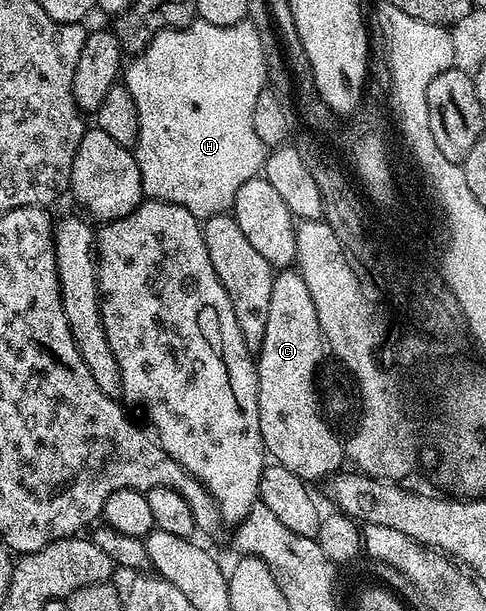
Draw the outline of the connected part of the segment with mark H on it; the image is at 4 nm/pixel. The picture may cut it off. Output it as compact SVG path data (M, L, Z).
M197 19L185 29L164 29L132 61L125 69L125 84L133 103L137 103L139 137L133 152L141 171L144 198L184 205L200 219L228 212L241 183L262 174L269 152L253 131L253 106L267 84L257 31L249 23L213 27L213 23Z

